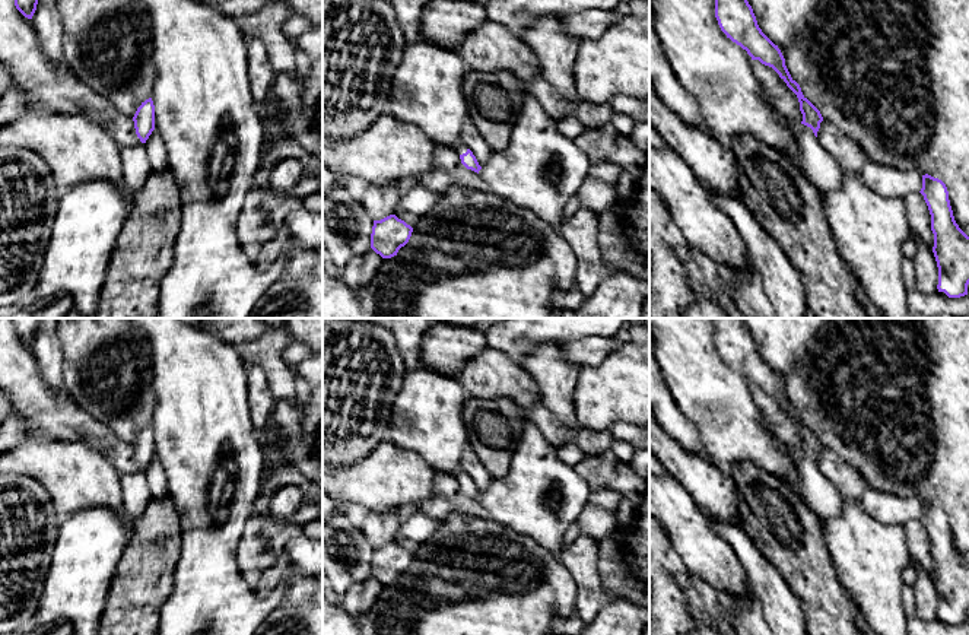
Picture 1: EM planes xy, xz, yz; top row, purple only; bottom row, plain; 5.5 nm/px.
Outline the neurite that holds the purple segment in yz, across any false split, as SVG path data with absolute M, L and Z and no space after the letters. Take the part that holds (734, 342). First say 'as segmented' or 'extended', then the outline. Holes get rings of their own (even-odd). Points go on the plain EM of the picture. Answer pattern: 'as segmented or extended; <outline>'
extended; M741 318L712 320L715 345L727 365L746 377L752 387L772 394L797 422L803 441L798 461L800 486L808 507L823 520L838 517L843 496L817 466L823 448L820 438L803 422L800 412L791 404L781 377L759 355L744 321Z

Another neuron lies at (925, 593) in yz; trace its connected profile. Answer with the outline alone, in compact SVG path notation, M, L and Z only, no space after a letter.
M912 556L911 565L916 569L915 588L915 616L922 622L941 620L938 612L938 594L933 577Z

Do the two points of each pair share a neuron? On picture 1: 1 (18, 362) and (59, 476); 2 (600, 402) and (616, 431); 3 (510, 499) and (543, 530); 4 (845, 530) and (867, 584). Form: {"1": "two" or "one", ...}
{"1": "two", "2": "two", "3": "one", "4": "one"}

